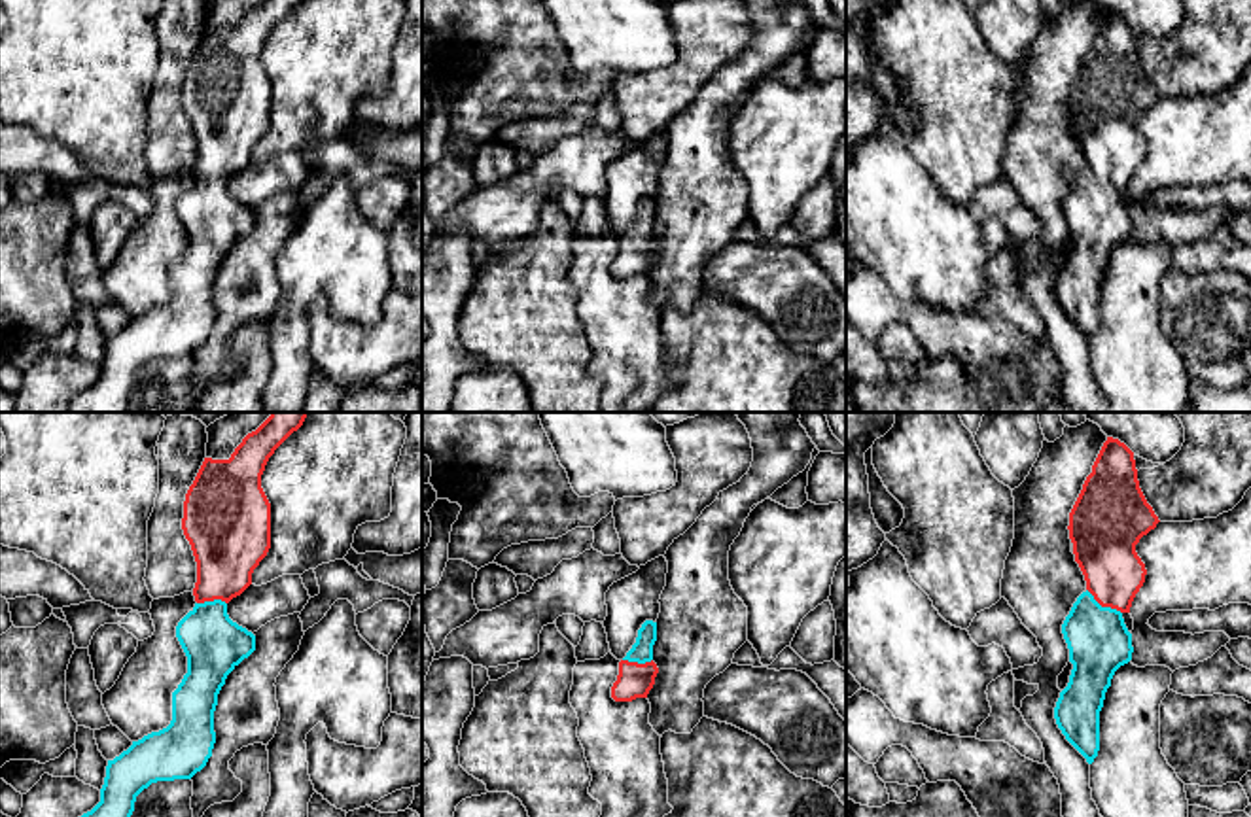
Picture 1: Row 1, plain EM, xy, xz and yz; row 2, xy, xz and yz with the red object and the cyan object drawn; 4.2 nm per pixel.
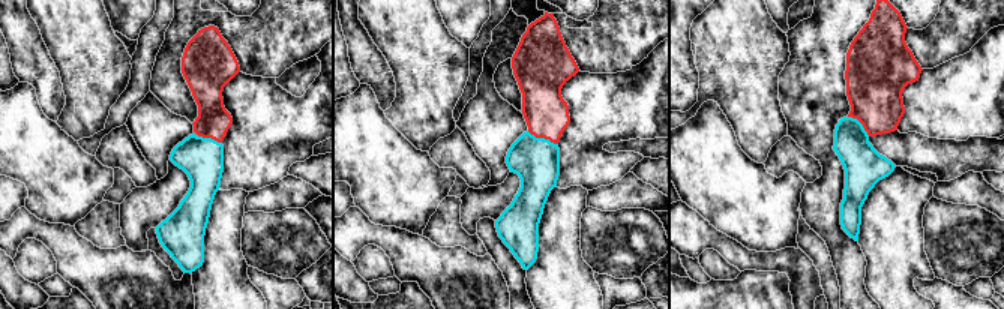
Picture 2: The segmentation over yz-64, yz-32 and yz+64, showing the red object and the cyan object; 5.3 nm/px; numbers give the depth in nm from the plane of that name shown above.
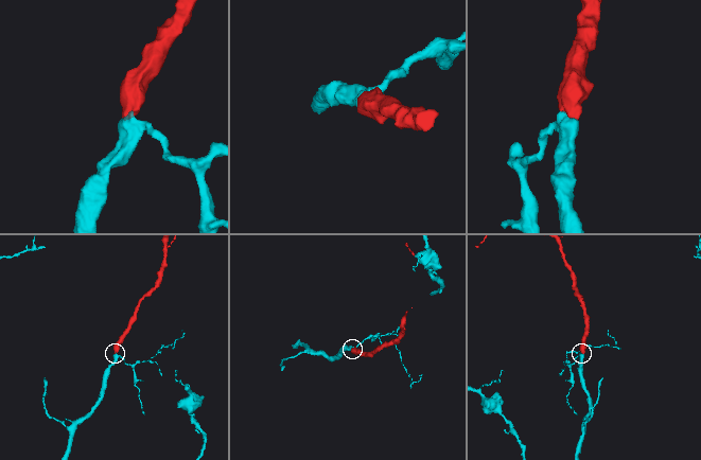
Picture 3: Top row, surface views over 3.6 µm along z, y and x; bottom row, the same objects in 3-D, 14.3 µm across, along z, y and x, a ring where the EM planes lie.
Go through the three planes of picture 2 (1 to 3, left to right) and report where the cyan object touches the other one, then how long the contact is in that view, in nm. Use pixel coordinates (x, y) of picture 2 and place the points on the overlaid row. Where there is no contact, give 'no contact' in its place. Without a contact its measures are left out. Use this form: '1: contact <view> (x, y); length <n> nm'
1: contact yz-64 (210, 137); length 130 nm
2: contact yz-32 (542, 137); length 180 nm
3: contact yz+64 (860, 122); length 160 nm

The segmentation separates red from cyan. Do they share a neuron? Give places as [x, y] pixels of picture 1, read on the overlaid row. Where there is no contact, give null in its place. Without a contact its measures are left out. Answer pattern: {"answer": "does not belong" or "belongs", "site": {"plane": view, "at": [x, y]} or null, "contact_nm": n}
{"answer": "belongs", "site": {"plane": "yz", "at": [1104, 606]}, "contact_nm": 190}

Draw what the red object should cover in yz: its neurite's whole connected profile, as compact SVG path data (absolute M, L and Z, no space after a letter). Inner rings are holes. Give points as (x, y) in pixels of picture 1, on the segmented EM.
M1107 437L1069 513L1069 539L1086 590L1062 624L1073 669L1054 707L1058 728L1088 764L1100 751L1105 692L1134 652L1122 615L1147 575L1136 545L1158 522L1139 488L1134 452Z

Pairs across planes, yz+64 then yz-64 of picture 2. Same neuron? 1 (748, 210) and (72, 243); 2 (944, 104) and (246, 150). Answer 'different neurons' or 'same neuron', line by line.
1: different neurons
2: same neuron

